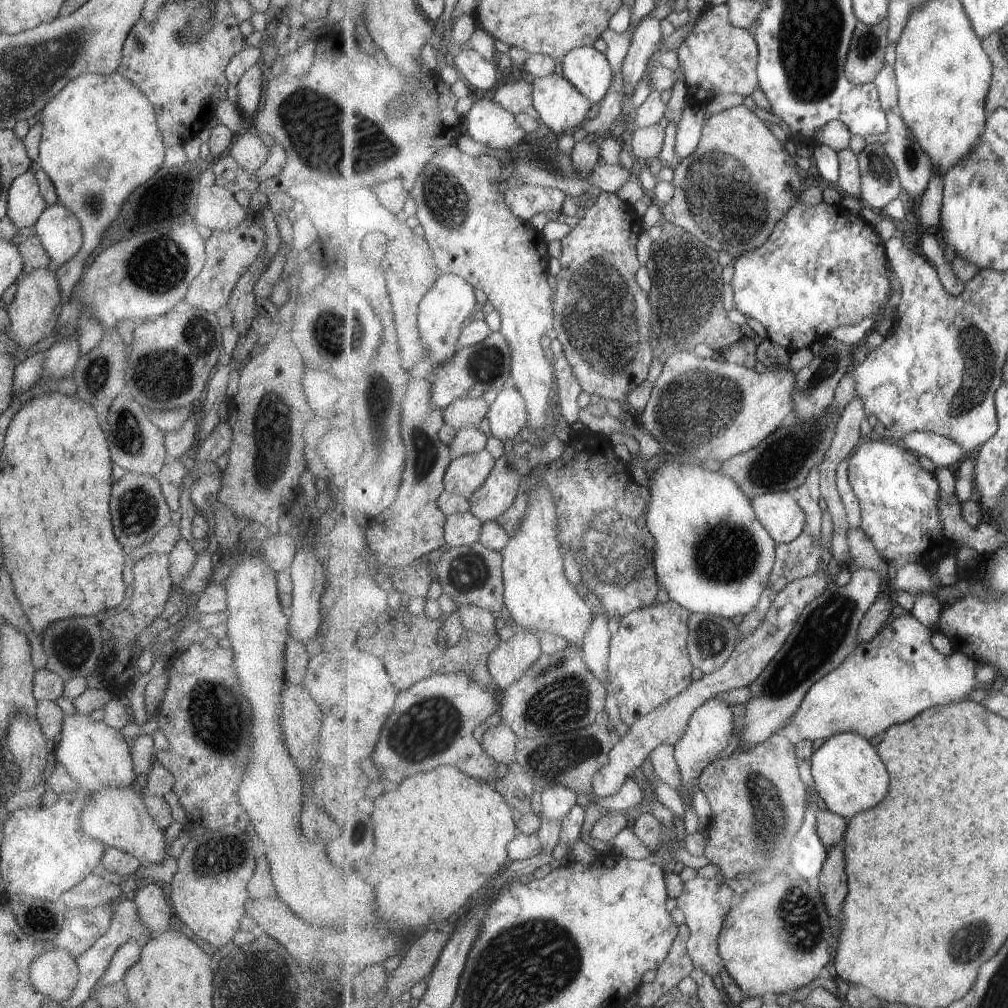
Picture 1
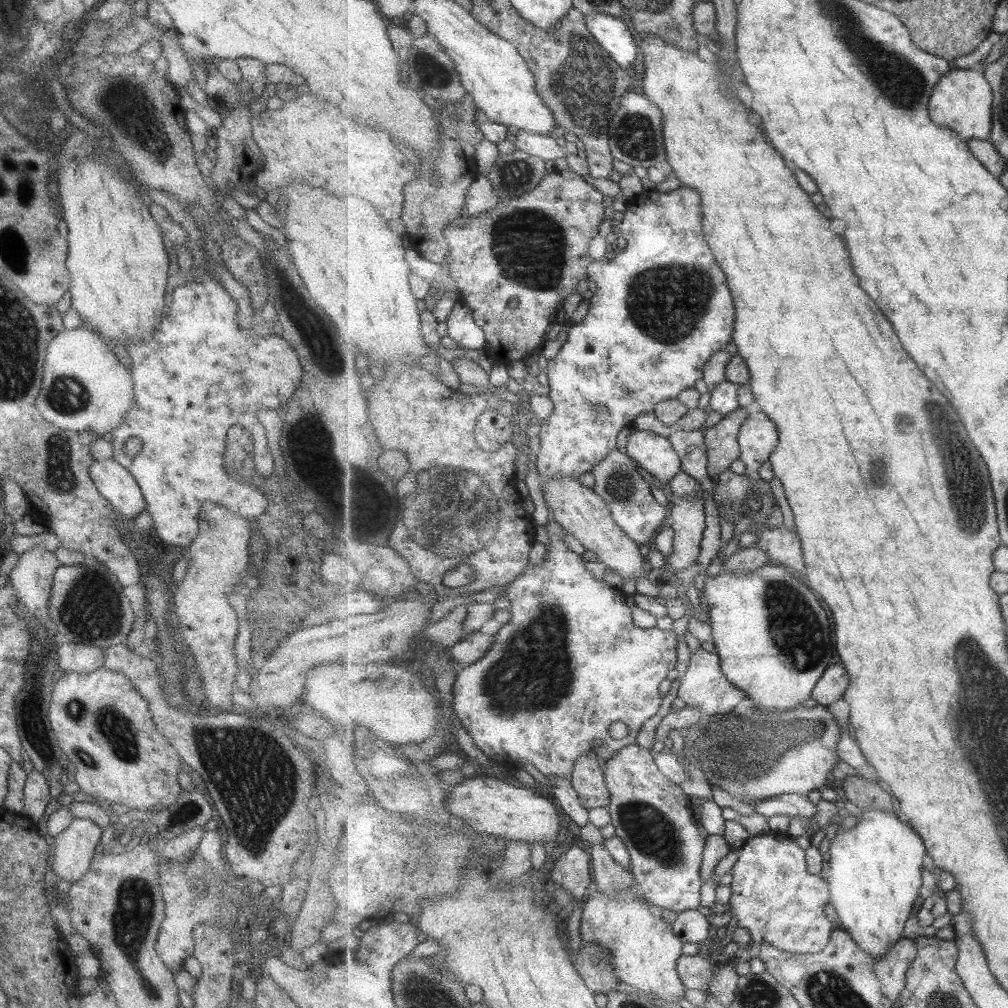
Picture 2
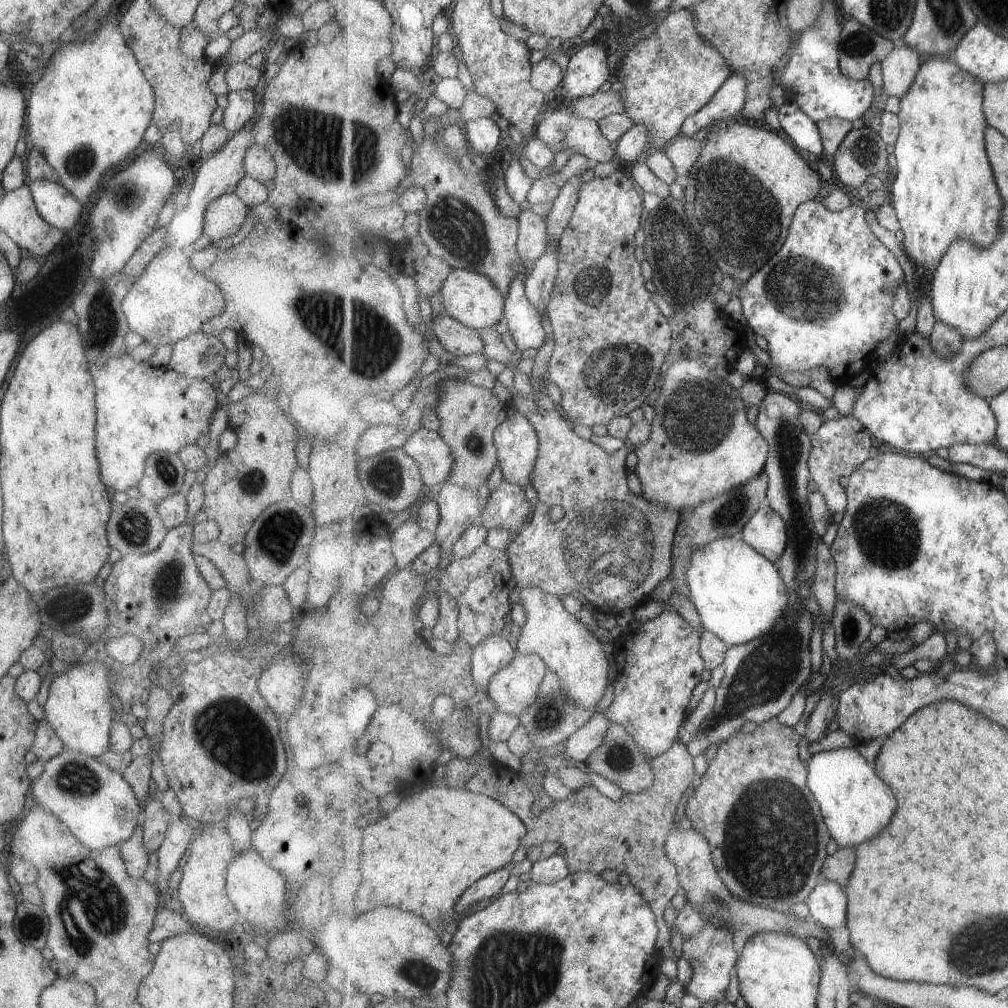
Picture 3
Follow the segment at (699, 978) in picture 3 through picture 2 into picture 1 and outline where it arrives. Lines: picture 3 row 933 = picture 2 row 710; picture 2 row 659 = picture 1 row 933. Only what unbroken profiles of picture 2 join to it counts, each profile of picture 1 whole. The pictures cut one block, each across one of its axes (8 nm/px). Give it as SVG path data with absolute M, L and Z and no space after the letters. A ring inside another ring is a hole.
M701 876L687 881L683 892L676 900L677 907L685 916L685 924L691 929L688 949L693 959L693 968L699 966L707 971L713 978L724 968L723 958L719 952L718 940L722 931L725 916L738 900L738 894L722 882L719 877L713 879L701 878Z

